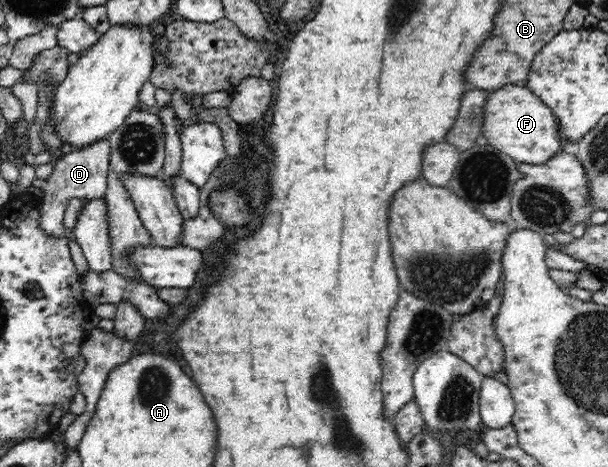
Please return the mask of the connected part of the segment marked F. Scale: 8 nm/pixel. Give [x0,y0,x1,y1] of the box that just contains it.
[482,85,570,165]

